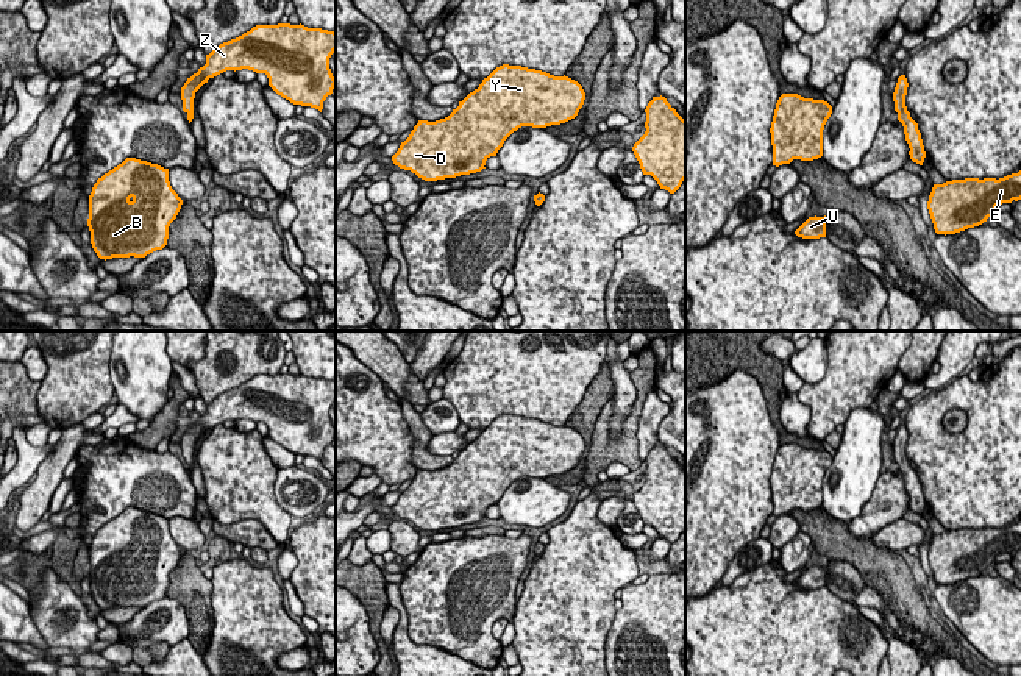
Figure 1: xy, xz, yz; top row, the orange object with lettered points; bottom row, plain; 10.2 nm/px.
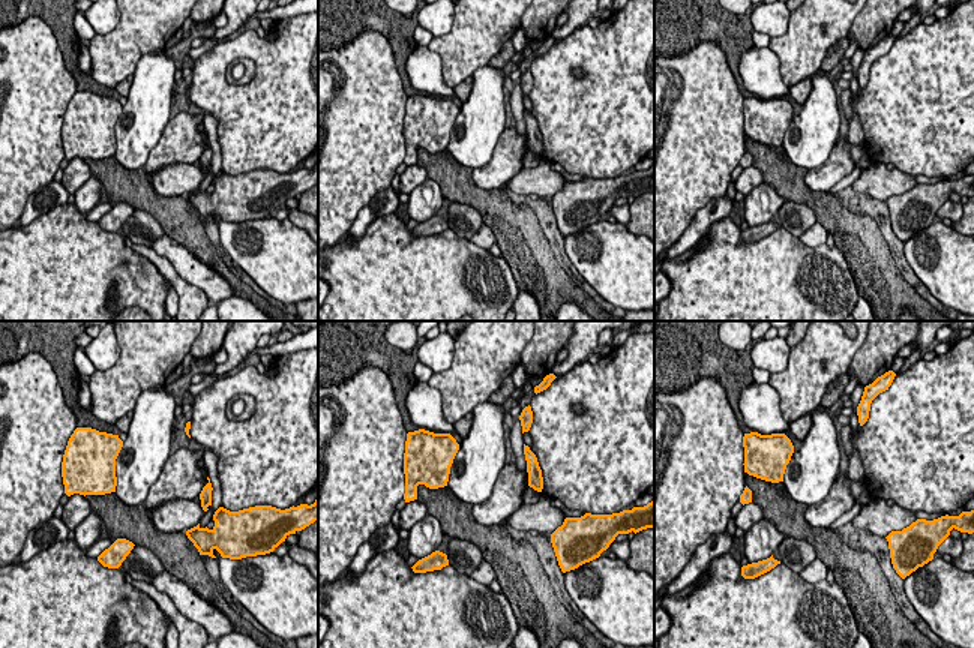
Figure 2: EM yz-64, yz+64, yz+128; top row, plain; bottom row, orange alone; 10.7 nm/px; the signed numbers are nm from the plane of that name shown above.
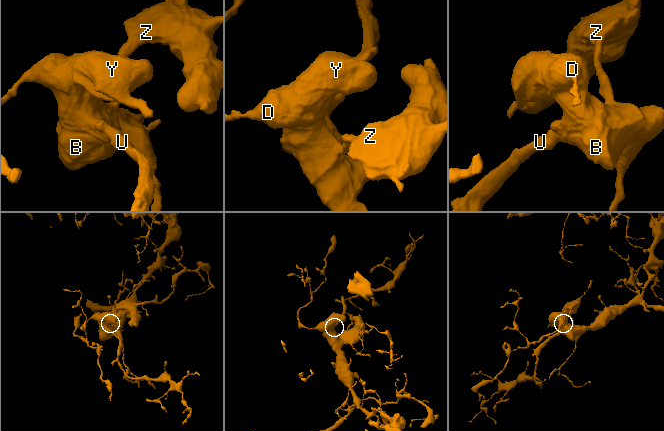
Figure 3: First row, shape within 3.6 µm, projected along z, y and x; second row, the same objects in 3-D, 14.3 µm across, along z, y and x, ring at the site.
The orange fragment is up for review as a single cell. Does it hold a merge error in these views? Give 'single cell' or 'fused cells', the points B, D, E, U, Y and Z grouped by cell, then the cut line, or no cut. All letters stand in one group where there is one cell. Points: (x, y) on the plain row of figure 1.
single cell | B D E U Y Z | no cut

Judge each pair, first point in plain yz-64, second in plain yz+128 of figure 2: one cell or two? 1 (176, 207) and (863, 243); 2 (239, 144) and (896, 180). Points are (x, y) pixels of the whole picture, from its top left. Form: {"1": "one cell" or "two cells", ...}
{"1": "one cell", "2": "two cells"}

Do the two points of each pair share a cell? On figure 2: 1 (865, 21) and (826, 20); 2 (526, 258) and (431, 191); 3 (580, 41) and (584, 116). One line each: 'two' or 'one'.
1: two
2: two
3: one

